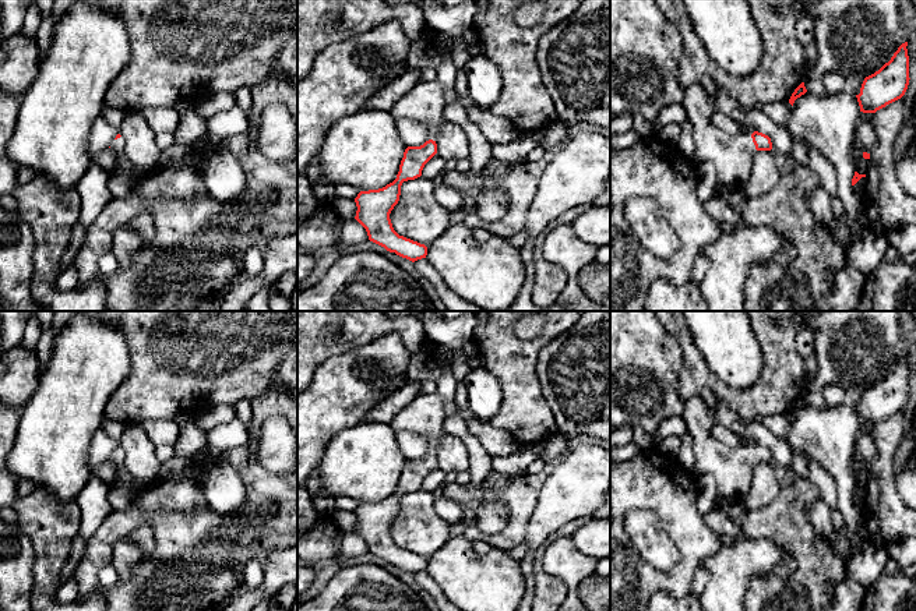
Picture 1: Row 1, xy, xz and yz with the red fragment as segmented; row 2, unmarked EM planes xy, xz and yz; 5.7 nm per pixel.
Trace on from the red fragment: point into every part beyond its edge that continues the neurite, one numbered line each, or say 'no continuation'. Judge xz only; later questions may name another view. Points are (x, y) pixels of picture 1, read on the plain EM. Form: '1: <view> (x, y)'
1: xz (425, 415)

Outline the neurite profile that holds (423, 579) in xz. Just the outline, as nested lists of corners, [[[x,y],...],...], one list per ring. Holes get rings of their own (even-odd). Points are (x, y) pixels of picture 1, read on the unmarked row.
[[[427,571],[415,573],[413,579],[419,587],[426,590],[434,598],[440,611],[462,611],[447,598],[438,583],[427,573]]]

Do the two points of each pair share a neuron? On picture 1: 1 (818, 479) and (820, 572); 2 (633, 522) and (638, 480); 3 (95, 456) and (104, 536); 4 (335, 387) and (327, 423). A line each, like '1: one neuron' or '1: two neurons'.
1: two neurons
2: two neurons
3: two neurons
4: one neuron

